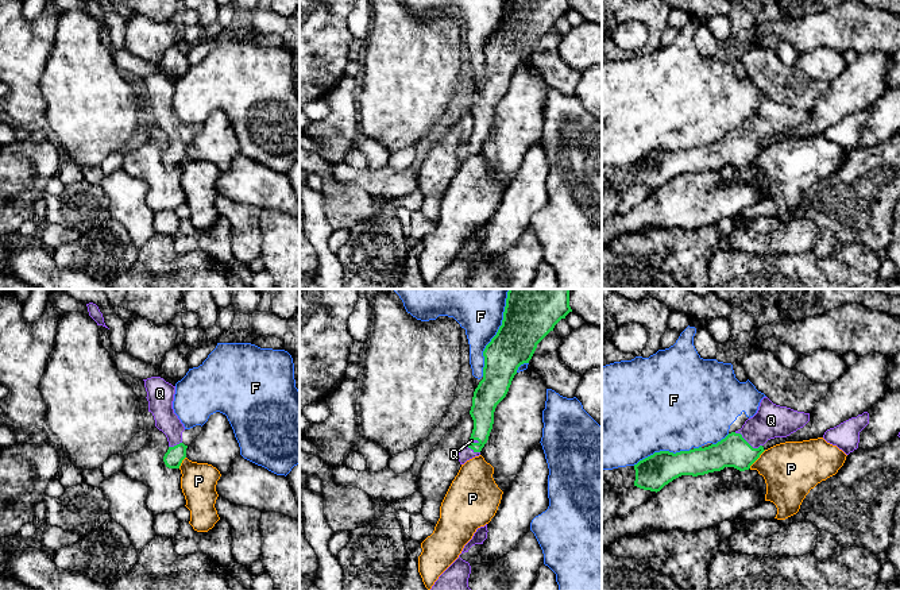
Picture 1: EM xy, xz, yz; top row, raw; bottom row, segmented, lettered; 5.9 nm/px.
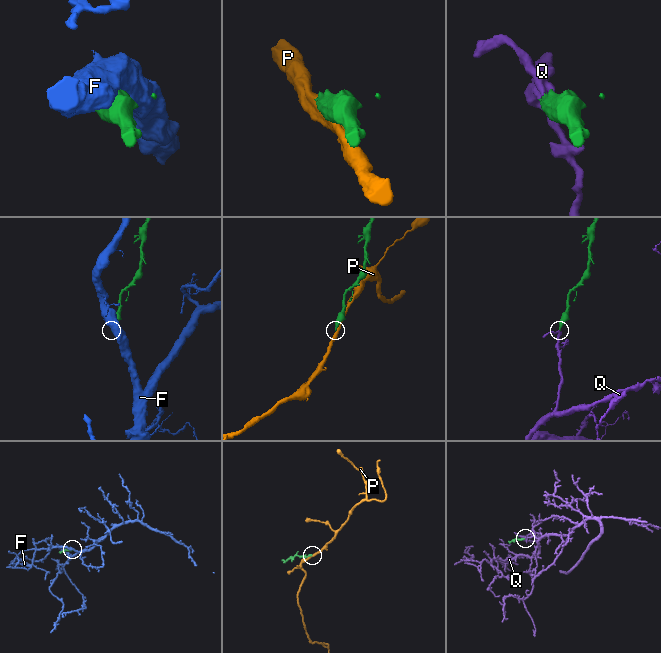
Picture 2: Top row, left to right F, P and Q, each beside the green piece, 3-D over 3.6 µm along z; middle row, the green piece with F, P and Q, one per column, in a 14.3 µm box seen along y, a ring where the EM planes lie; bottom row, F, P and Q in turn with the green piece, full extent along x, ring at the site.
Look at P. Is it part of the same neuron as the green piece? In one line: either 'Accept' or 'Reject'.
Reject

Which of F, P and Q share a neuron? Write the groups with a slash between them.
F / P / Q

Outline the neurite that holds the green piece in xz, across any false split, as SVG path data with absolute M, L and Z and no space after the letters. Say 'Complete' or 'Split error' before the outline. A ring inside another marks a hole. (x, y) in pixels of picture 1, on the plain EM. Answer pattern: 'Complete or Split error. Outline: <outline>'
Split error. Outline: M506 0L502 23L483 49L483 77L474 89L470 108L474 117L474 127L470 139L459 149L457 157L460 162L480 153L493 127L495 105L506 95L518 65L529 61L537 42L569 9L572 9L569 0Z

